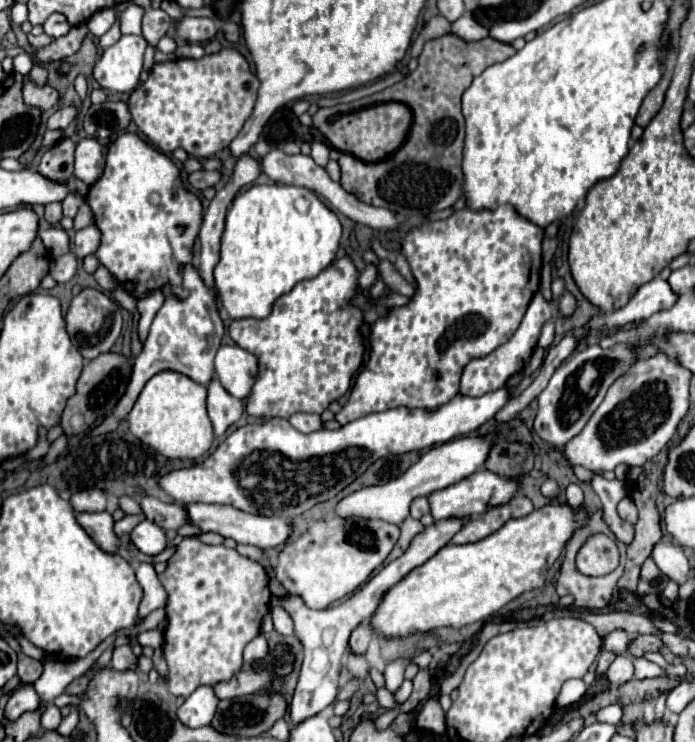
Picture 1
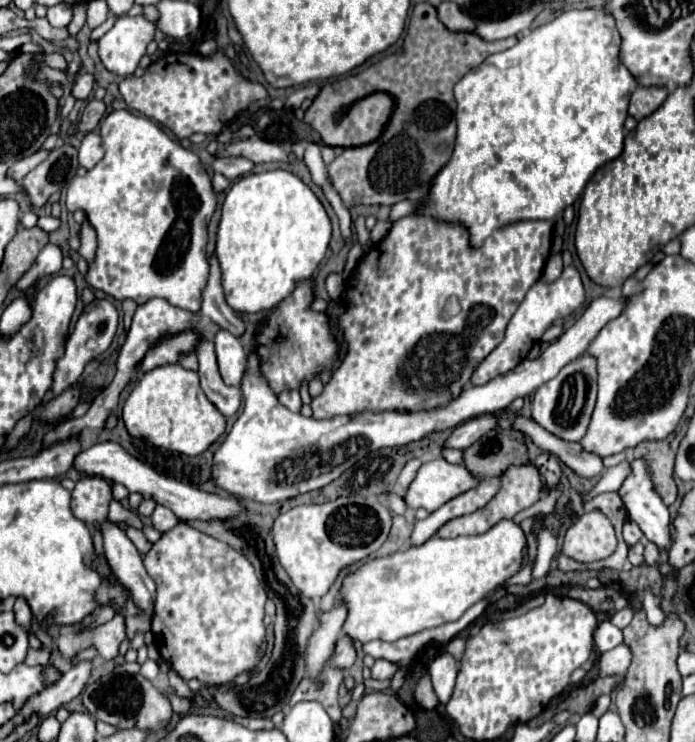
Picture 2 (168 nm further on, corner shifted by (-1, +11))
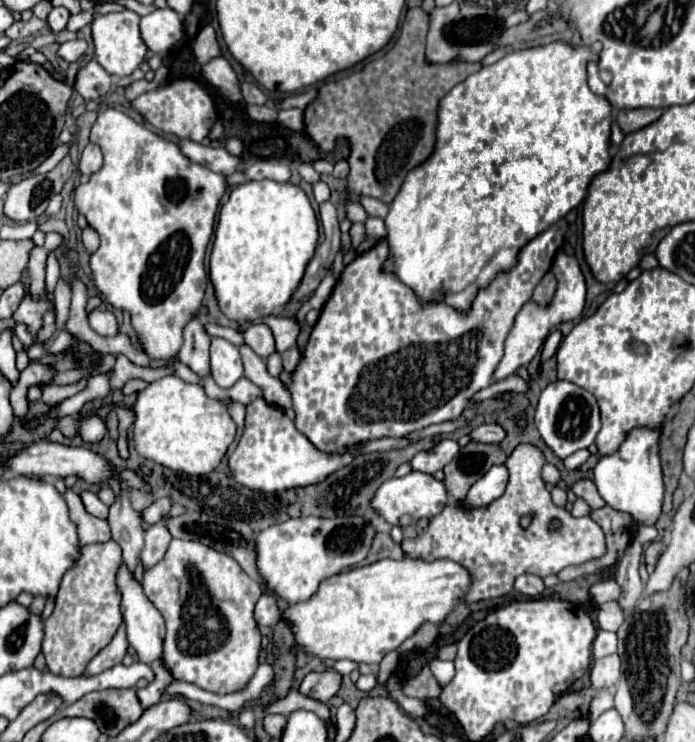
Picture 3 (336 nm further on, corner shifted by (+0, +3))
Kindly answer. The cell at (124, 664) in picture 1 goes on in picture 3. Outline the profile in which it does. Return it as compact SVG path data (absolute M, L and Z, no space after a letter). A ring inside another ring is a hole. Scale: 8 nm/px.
M115 541L93 543L81 547L81 557L71 571L65 573L55 611L45 621L43 629L43 655L47 659L47 667L55 675L63 677L79 677L85 671L85 665L111 643L119 625L123 623L121 615L121 597L115 585L115 573L121 563L121 549Z

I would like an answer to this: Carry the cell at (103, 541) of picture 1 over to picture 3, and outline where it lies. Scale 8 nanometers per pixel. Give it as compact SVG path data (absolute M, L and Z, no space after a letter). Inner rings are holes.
M121 563L119 571L117 571L117 587L121 591L121 607L123 607L123 617L125 617L125 625L127 625L129 645L135 647L135 651L143 663L153 663L155 659L161 659L163 637L165 637L163 617L155 609L155 605L151 605L151 601L143 593L141 583L135 579L135 575L131 573L131 569L127 569L125 563Z

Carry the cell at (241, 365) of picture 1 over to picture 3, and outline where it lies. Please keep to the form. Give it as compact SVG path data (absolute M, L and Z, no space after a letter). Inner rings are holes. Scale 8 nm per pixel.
M211 339L211 377L221 389L233 387L243 377L243 363L239 349L227 339Z

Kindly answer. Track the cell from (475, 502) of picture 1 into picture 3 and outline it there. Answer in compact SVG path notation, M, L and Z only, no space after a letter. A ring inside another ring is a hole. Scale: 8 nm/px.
M411 471L409 475L405 475L405 477L401 477L401 479L393 477L393 479L385 481L385 483L377 489L377 493L375 493L371 505L373 505L391 525L407 527L407 517L409 517L409 525L415 525L421 517L431 519L431 517L439 515L439 513L443 511L443 507L447 505L447 487L443 485L443 481L435 479L435 477L429 475L429 473Z

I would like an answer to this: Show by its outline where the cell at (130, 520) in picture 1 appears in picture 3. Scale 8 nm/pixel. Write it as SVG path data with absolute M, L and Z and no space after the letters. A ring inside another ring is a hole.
M163 497L163 499L153 501L149 507L145 507L145 511L141 513L141 517L143 517L149 525L153 525L153 523L161 521L161 519L169 513L169 509L171 509L171 499Z

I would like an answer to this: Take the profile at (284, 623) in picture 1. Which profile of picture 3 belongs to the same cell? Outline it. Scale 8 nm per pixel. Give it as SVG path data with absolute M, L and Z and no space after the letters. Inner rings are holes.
M261 595L255 607L255 621L259 623L259 627L273 627L279 621L279 609L271 595Z

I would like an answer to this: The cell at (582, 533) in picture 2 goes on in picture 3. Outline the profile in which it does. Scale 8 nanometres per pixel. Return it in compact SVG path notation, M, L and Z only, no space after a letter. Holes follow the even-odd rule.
M519 445L507 459L507 469L509 469L509 483L505 493L493 501L489 507L483 509L463 509L455 505L447 505L437 517L429 521L429 529L423 535L417 535L415 539L403 539L403 551L411 557L421 557L427 561L433 559L453 559L461 565L465 565L471 575L473 575L473 587L467 593L467 603L481 601L481 599L493 599L493 597L503 597L511 593L513 581L523 575L523 573L533 573L537 577L547 577L553 573L559 573L561 569L569 565L581 565L591 559L599 559L605 551L605 533L591 517L581 517L575 519L569 515L569 511L557 507L551 501L551 495L541 479L541 467L543 467L543 453L535 449L533 445ZM533 513L533 521L529 529L521 529L519 519L523 515ZM557 519L559 527L553 529L551 521Z

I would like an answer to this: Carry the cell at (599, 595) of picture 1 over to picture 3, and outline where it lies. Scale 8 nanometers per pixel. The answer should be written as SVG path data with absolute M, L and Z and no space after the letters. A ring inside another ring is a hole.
M601 507L601 509L591 509L591 519L597 521L601 525L601 529L605 531L607 537L607 553L597 559L597 561L589 561L585 565L577 565L577 567L565 567L557 577L561 581L573 581L581 575L591 575L597 573L599 569L605 567L613 567L619 563L619 559L623 557L625 547L631 543L633 539L633 527L635 521L621 511L615 511L611 507Z

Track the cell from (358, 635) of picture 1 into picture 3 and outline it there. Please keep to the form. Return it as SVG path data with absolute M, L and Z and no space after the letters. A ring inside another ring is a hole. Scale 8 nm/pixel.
M323 669L323 671L311 671L303 683L299 685L299 691L303 695L309 695L319 701L329 701L341 687L341 673L335 669Z

